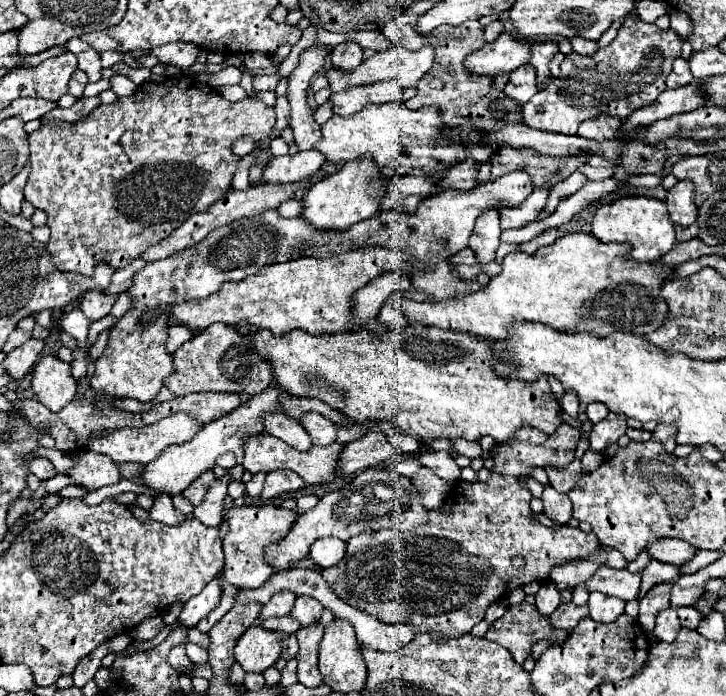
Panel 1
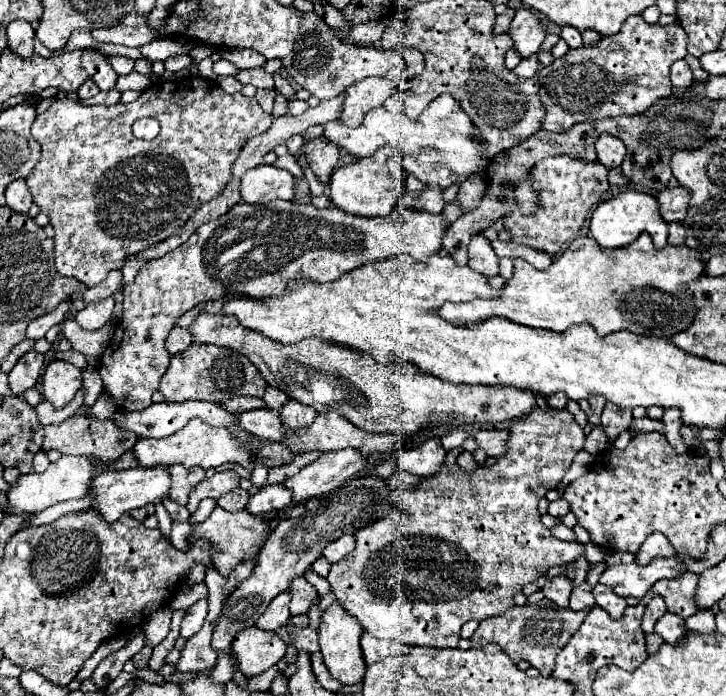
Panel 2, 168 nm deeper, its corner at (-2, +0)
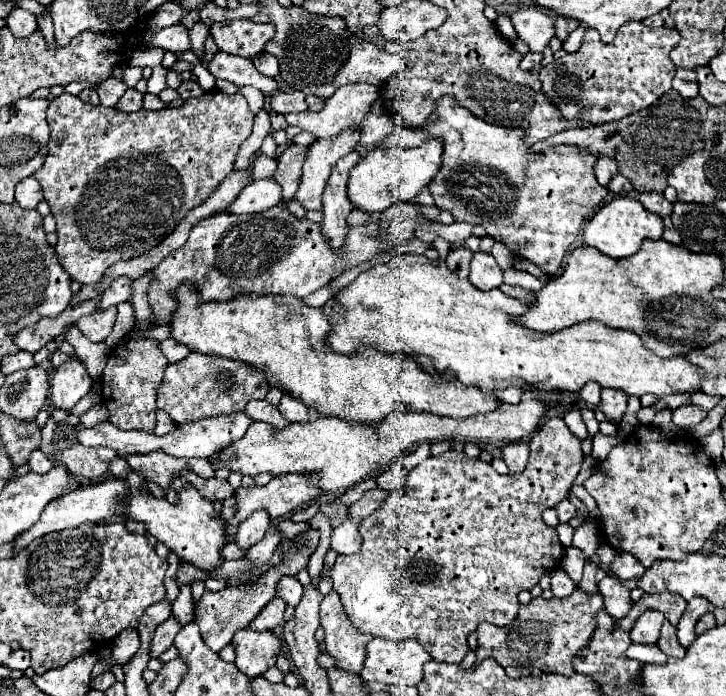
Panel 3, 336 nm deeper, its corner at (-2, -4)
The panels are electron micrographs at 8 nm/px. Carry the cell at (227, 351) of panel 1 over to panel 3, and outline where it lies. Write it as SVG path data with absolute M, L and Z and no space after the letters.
M191 352L187 358L167 366L157 394L157 408L167 412L175 424L189 424L203 418L243 412L249 400L263 400L267 392L269 382L263 370L243 362Z

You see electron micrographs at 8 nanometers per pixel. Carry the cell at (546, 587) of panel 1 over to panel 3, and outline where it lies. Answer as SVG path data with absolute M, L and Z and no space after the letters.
M557 566L551 572L551 590L553 590L553 596L557 596L557 598L565 598L567 594L571 594L571 590L575 590L573 580L567 576L563 566Z

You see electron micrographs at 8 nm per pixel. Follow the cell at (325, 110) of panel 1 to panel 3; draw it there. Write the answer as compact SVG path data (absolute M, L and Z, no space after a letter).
M291 144L285 150L285 154L279 158L279 166L277 166L277 172L275 172L273 178L275 178L275 182L281 184L281 194L283 194L285 202L291 200L295 196L295 192L297 192L305 154L307 154L305 146Z

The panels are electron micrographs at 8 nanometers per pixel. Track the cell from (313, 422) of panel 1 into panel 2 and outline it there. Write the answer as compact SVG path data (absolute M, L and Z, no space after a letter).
M289 400L283 408L281 408L281 418L287 426L291 426L293 430L301 430L305 426L311 426L311 422L315 420L317 410L311 406L305 406L297 400Z

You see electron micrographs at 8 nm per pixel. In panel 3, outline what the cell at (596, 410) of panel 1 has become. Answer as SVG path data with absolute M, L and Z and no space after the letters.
M587 382L587 386L583 386L583 390L581 390L581 400L583 402L587 402L587 404L593 404L593 406L597 406L599 404L599 386L595 384L595 382Z

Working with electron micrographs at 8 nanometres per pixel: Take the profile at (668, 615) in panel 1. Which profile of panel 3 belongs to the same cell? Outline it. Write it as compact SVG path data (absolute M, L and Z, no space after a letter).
M669 622L663 624L663 628L661 628L661 638L659 638L657 646L659 646L667 656L671 656L671 658L683 658L683 656L685 656L685 650L683 650L683 648L679 646L679 642L677 642L677 628L671 626Z

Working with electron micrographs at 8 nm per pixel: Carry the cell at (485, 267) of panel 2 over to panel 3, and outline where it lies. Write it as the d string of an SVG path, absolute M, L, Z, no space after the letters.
M485 252L473 254L469 282L479 290L493 290L503 284L503 272L491 254Z

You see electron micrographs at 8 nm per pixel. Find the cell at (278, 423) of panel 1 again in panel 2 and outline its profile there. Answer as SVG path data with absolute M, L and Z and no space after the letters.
M261 408L261 410L249 410L249 412L241 412L239 416L239 424L261 438L273 440L273 442L285 442L287 440L287 430L283 420L279 418L277 410L271 408Z

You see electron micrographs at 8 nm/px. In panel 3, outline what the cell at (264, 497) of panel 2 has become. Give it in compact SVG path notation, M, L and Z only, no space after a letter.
M263 510L253 512L253 514L239 526L235 544L237 544L243 552L247 552L251 546L255 546L255 542L259 542L259 540L265 536L265 532L267 532L269 526L271 526L271 518L269 518L267 512L263 512Z

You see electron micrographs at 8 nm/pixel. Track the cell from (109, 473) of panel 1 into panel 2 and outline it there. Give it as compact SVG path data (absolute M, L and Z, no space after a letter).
M61 456L55 464L49 464L49 468L41 474L31 472L31 474L21 474L19 480L13 484L13 488L7 492L9 506L15 514L21 512L41 512L57 502L63 500L73 500L87 496L87 486L91 486L91 478L95 476L95 466L91 458L83 456Z

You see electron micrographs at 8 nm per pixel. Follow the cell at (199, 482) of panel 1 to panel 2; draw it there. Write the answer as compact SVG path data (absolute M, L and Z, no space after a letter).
M173 464L171 470L171 500L177 504L187 504L189 492L201 482L205 480L205 470L203 468L185 468L181 464Z

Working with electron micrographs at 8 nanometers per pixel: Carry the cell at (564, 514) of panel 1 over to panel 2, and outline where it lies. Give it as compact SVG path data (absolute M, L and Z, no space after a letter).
M559 498L559 500L555 500L555 502L549 502L549 514L553 516L553 518L563 518L565 514L569 512L569 502L565 500L565 498Z

